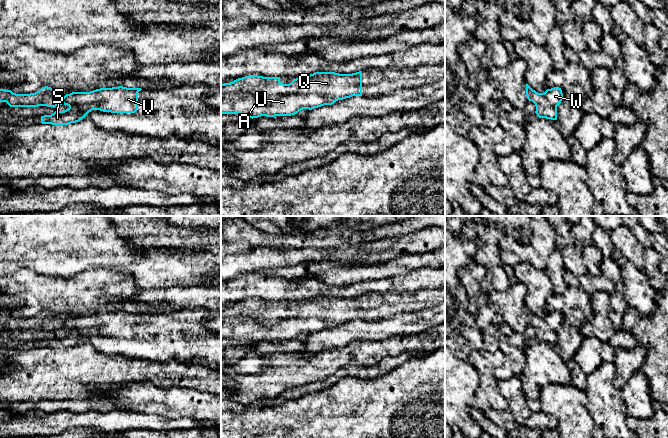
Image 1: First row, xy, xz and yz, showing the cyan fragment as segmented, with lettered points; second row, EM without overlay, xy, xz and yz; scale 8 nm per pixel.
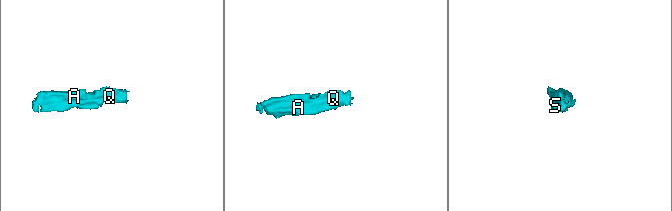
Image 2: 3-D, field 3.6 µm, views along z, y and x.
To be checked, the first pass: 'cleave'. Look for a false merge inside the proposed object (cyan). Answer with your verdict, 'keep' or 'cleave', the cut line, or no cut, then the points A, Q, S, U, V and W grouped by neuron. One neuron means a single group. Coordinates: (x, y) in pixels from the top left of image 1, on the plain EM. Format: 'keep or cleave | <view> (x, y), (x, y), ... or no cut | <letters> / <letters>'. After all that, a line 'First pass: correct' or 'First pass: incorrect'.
keep | no cut | A Q S U V W
First pass: incorrect

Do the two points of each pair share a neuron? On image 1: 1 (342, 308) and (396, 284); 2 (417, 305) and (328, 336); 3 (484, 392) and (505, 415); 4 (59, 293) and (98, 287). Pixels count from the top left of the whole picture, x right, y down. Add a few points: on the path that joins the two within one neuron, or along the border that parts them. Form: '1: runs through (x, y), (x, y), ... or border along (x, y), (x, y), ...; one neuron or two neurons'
1: border along (402, 292), (367, 291), (356, 296); two neurons
2: border along (396, 314), (389, 318), (362, 320); two neurons
3: border along (507, 409), (487, 408), (483, 411); two neurons
4: runs through (69, 293), (88, 292); one neuron

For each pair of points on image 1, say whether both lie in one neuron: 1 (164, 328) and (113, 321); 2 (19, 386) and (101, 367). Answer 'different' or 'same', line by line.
1: same
2: same

